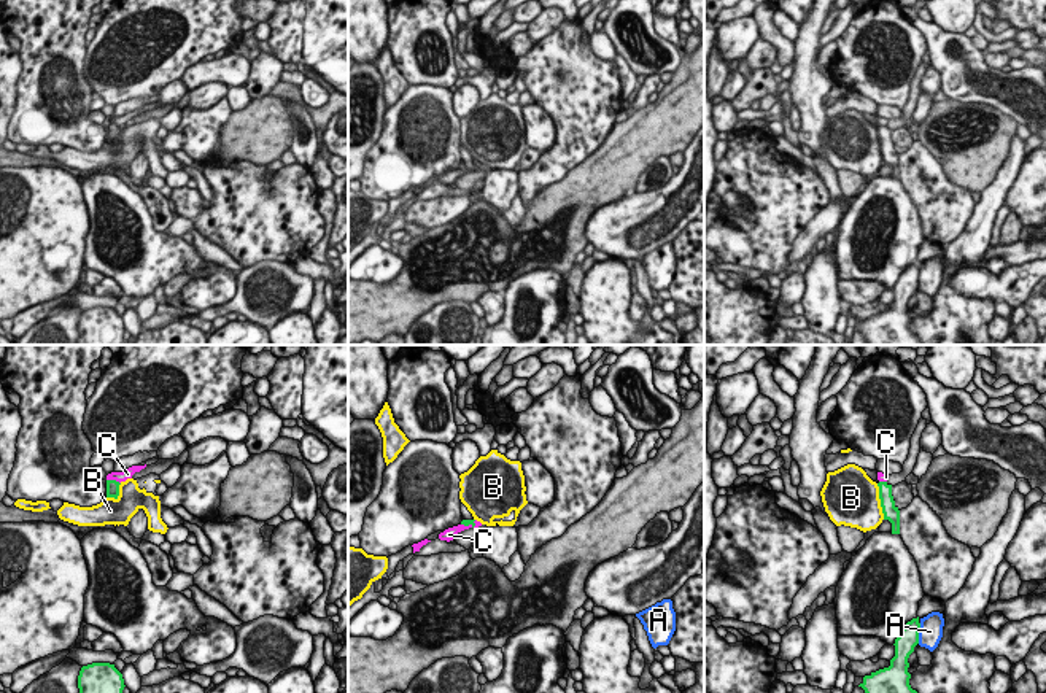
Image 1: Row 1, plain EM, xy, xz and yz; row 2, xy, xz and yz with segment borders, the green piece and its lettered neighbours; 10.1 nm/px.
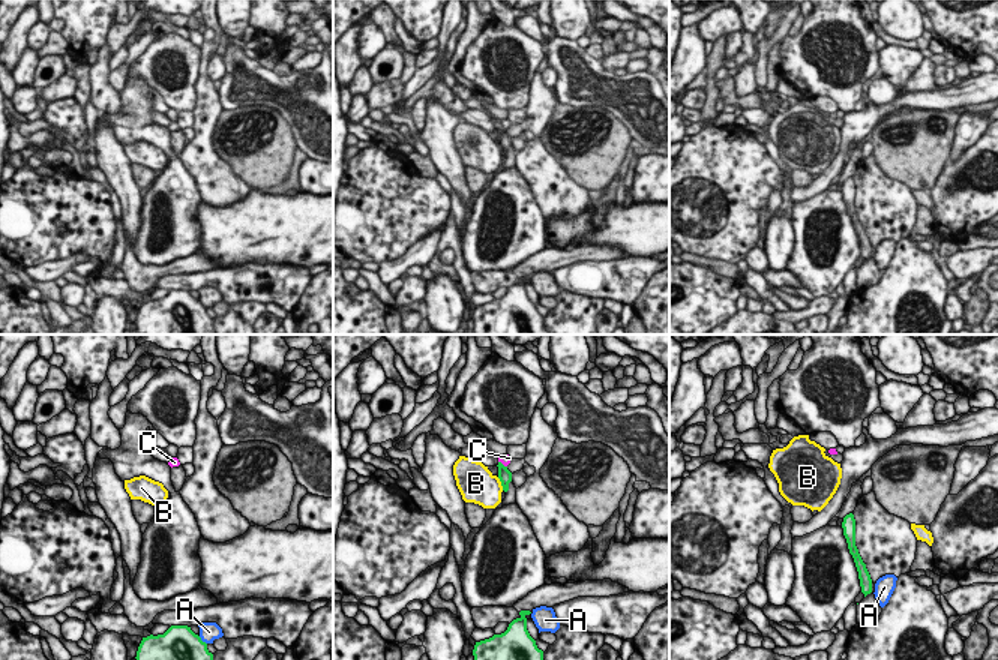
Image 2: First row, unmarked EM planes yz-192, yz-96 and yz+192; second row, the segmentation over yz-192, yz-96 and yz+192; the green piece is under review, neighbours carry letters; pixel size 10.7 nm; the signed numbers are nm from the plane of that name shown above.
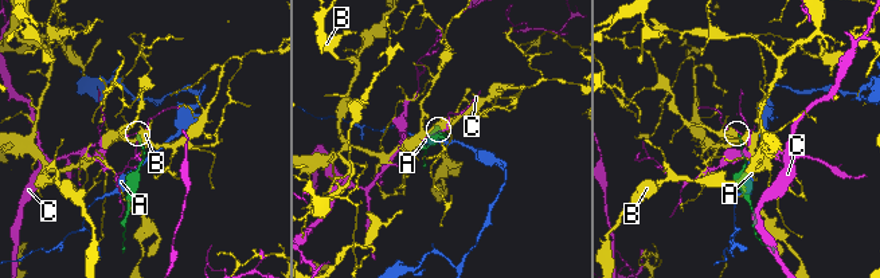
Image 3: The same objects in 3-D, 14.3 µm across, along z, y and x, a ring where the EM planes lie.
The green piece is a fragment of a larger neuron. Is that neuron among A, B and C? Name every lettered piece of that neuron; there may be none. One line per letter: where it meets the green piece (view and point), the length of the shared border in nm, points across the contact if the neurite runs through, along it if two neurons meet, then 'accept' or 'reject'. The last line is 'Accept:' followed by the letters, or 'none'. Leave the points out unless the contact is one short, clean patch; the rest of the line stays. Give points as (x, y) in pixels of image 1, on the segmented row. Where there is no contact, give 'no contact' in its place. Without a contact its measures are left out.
A: meets green in yz at (918, 633); contact 220 nm long; reject
B: meets green in yz at (881, 501); contact 380 nm long; border along yz (876, 483), (884, 518); reject
C: meets green in xy at (113, 480); contact 150 nm long; border along xy (107, 479), (115, 479), (120, 483); reject
Accept: none

